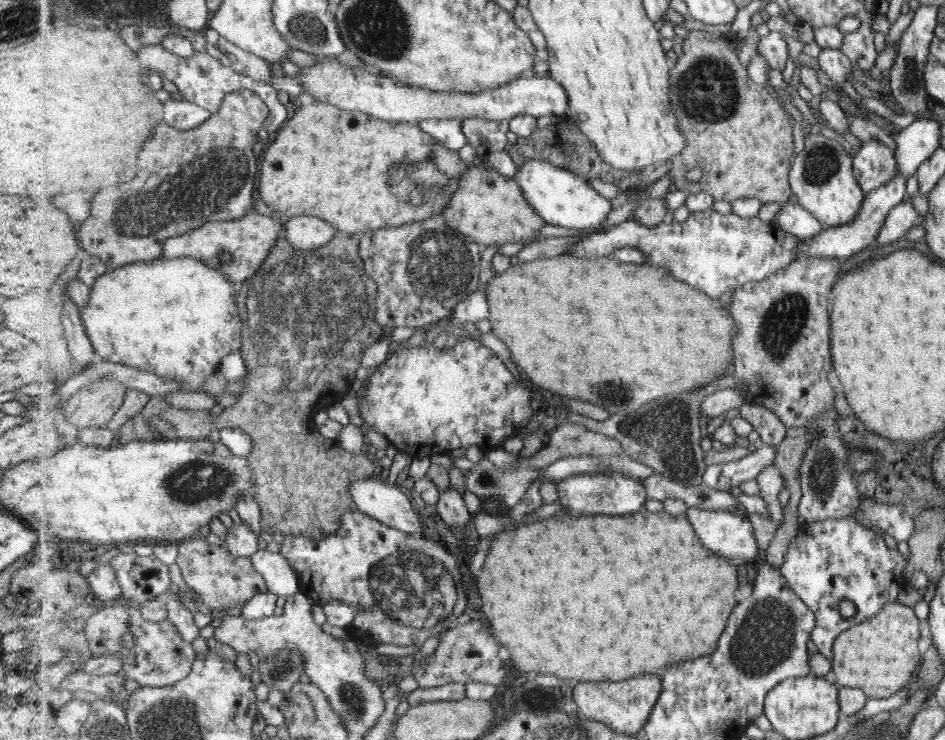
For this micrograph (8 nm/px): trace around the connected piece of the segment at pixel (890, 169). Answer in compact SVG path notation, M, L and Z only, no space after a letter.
M866 142L853 156L854 176L865 193L891 181L897 174L894 152L882 142Z

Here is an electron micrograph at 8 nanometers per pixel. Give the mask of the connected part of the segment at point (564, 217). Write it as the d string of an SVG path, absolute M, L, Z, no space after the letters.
M535 160L517 168L516 182L523 187L527 201L535 211L551 226L563 226L575 230L599 230L611 210L613 204L605 196L601 196L582 175L558 168L543 160Z

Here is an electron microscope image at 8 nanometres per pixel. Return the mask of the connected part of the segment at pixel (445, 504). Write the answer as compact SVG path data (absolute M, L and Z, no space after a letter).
M449 484L440 494L439 504L436 507L436 511L442 520L456 531L463 530L471 520L471 514L467 510L467 504L465 504L462 496L463 494L459 494Z

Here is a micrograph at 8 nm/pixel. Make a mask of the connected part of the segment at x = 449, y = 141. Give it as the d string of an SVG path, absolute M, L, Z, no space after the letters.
M423 119L418 125L441 145L458 151L468 144L462 124L461 119Z

